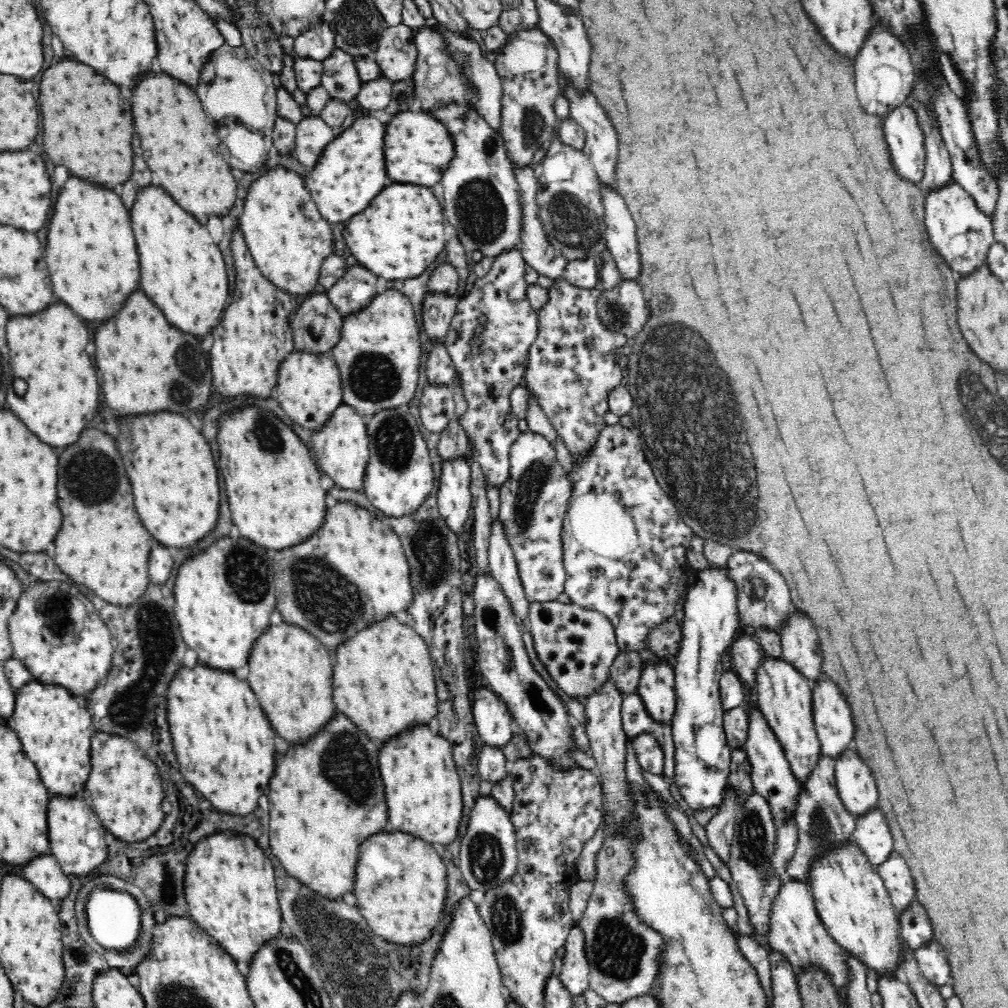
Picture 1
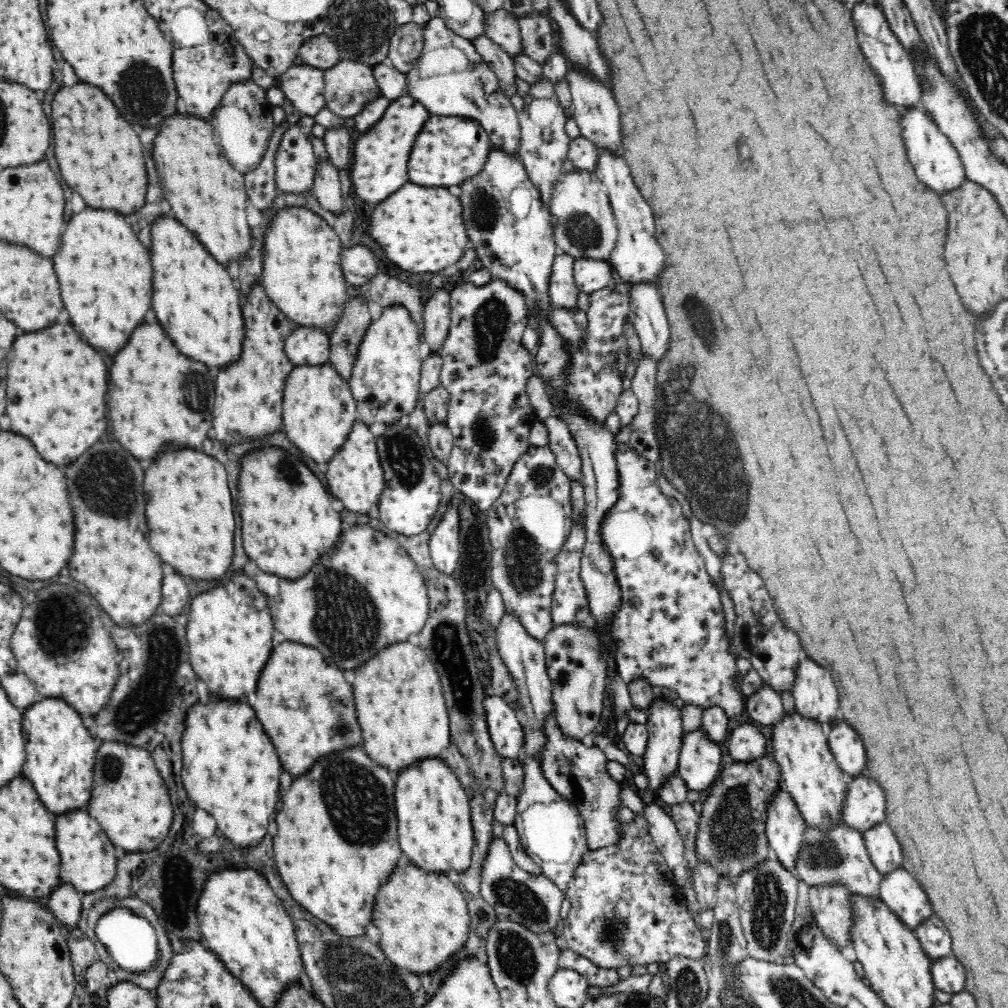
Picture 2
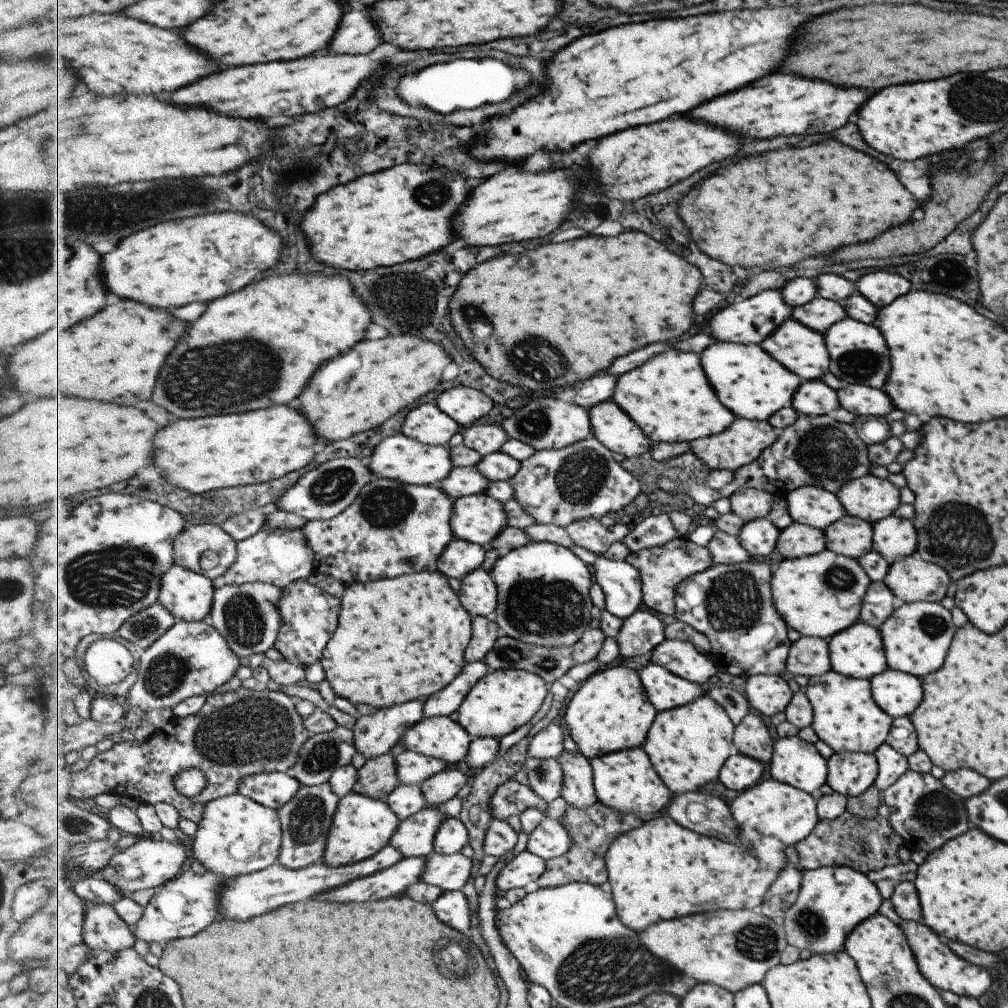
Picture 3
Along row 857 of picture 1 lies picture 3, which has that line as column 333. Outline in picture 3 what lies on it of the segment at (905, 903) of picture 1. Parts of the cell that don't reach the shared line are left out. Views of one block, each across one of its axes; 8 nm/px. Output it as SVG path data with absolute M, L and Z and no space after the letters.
M404 858L387 870L353 880L341 888L327 890L316 898L333 902L365 902L403 895L407 888L422 880L426 866L426 858Z

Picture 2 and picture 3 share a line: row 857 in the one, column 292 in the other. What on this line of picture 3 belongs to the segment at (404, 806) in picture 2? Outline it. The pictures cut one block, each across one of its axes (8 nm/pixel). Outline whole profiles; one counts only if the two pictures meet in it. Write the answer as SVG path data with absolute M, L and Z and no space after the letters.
M275 405L269 408L213 415L197 419L177 419L175 424L159 428L155 436L153 465L163 472L163 478L187 492L204 494L217 489L266 483L283 475L303 470L315 460L315 444L322 441L315 427L302 412L291 406Z

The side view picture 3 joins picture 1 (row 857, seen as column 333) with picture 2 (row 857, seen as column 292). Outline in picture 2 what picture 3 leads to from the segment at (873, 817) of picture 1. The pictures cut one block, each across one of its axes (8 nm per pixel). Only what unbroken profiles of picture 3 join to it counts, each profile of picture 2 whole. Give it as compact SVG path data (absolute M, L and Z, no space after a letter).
M885 822L870 828L862 836L869 858L881 875L886 876L903 868L902 846L890 825Z

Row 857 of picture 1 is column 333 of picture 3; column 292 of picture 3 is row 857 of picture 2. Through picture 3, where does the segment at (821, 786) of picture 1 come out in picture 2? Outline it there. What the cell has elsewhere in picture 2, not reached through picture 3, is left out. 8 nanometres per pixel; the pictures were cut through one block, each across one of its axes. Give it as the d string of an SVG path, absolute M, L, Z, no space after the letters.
M844 824L832 828L830 832L818 832L813 828L807 828L804 833L806 846L801 851L795 873L799 880L803 880L808 886L839 881L866 898L881 898L882 875L869 858L861 832L854 831Z

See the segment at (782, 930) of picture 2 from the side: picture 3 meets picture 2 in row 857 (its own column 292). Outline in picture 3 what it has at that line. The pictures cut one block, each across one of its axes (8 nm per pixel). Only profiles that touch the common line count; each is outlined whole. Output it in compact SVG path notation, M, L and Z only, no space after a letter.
M338 726L335 730L312 735L303 744L298 762L288 774L296 777L302 786L329 783L333 772L351 764L357 752L353 730Z

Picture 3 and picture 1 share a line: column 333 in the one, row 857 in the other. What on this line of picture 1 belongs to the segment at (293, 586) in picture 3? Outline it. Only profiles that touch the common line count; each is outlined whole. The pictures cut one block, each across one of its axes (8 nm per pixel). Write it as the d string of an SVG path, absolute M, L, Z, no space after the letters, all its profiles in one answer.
M611 679L599 688L599 691L588 697L584 702L585 708L585 732L590 740L590 753L597 766L596 774L599 776L602 786L604 819L603 826L606 832L606 840L600 852L596 856L596 880L594 888L588 900L588 908L584 910L582 918L576 922L584 933L584 955L589 964L589 988L596 991L607 1003L624 1004L628 1000L646 995L652 990L656 980L662 972L664 949L670 946L671 940L658 932L651 924L640 918L636 910L634 896L631 896L628 878L638 867L638 857L635 852L639 851L640 844L644 844L642 824L639 824L640 814L636 805L636 793L632 784L626 777L626 738L621 717L621 704L623 695L617 690Z

